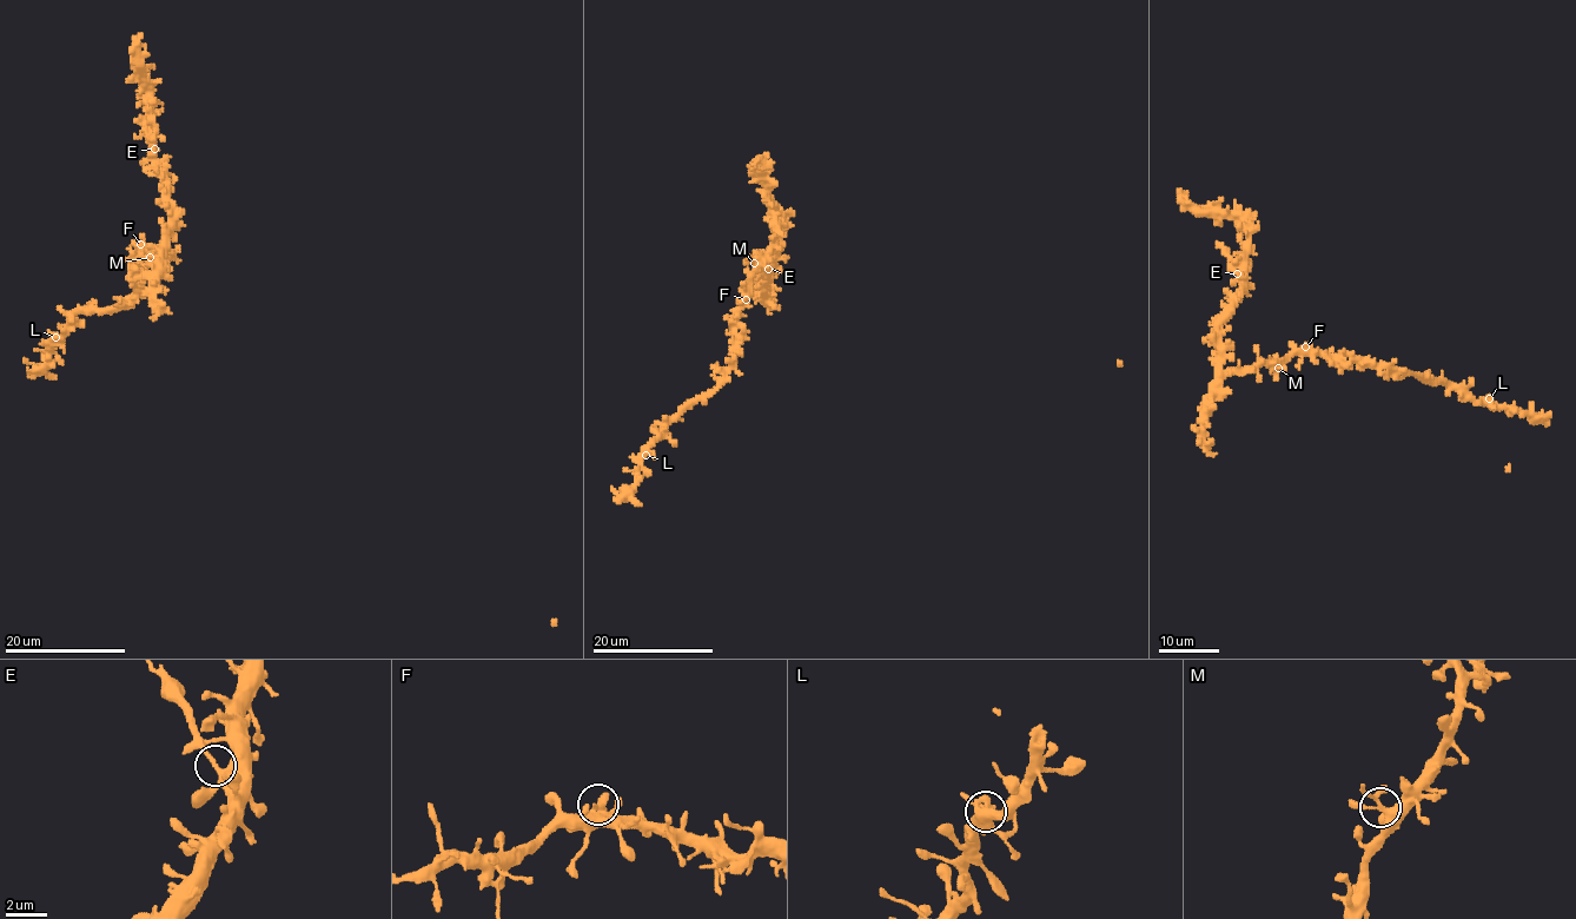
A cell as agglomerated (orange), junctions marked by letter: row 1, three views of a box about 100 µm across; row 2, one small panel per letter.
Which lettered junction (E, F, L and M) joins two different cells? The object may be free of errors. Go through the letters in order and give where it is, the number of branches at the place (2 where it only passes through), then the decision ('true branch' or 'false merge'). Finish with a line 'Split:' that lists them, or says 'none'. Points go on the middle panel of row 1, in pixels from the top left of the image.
E: (768, 269) | 3 | false merge
F: (746, 299) | 3 | true branch
L: (646, 455) | 2 | true branch
M: (754, 263) | 4 | true branch
Split: E

